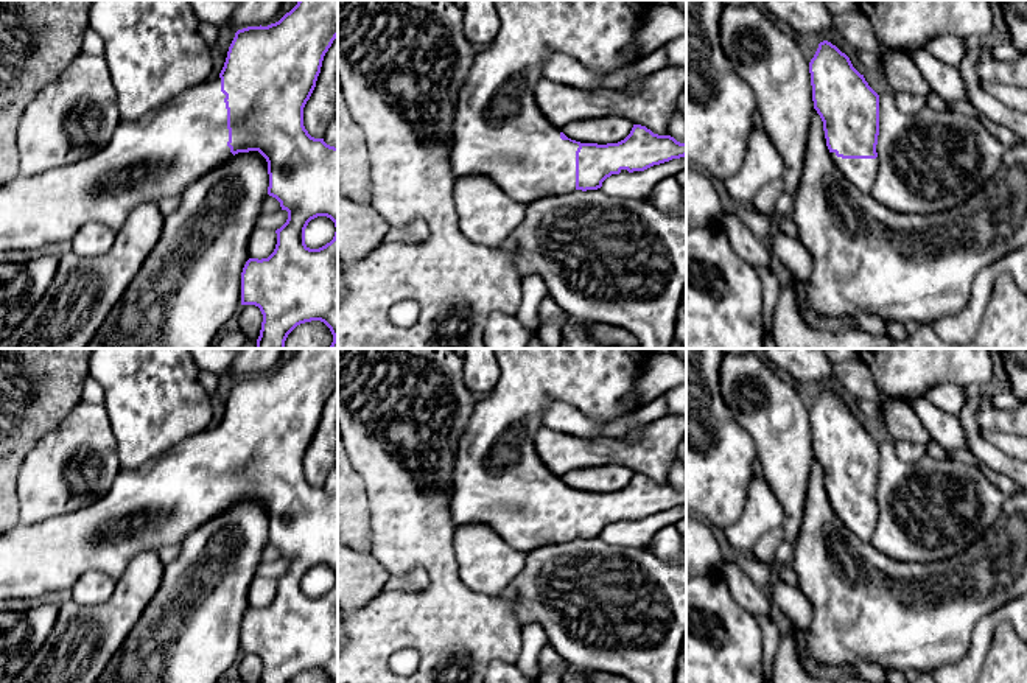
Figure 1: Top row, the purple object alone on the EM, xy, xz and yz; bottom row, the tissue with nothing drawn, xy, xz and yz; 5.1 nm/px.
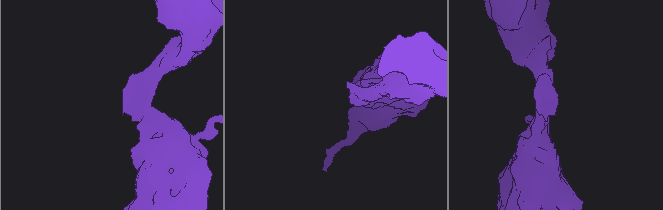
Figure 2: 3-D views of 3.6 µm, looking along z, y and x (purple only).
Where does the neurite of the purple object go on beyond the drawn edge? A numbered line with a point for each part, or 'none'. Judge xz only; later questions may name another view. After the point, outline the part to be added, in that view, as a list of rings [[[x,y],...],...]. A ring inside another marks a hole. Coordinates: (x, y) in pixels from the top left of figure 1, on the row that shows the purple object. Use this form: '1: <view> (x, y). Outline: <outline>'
1: xz (498, 131). Outline: [[[493,0],[499,16],[499,31],[487,48],[476,54],[470,75],[459,90],[453,120],[450,165],[457,179],[468,174],[490,177],[510,199],[529,204],[543,196],[560,196],[576,190],[577,143],[562,140],[562,129],[540,112],[534,89],[543,79],[543,61],[565,53],[588,68],[610,75],[632,68],[627,56],[654,0]]]

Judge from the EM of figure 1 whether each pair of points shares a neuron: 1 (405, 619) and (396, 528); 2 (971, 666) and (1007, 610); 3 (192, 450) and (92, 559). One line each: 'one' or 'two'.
1: one
2: one
3: one

